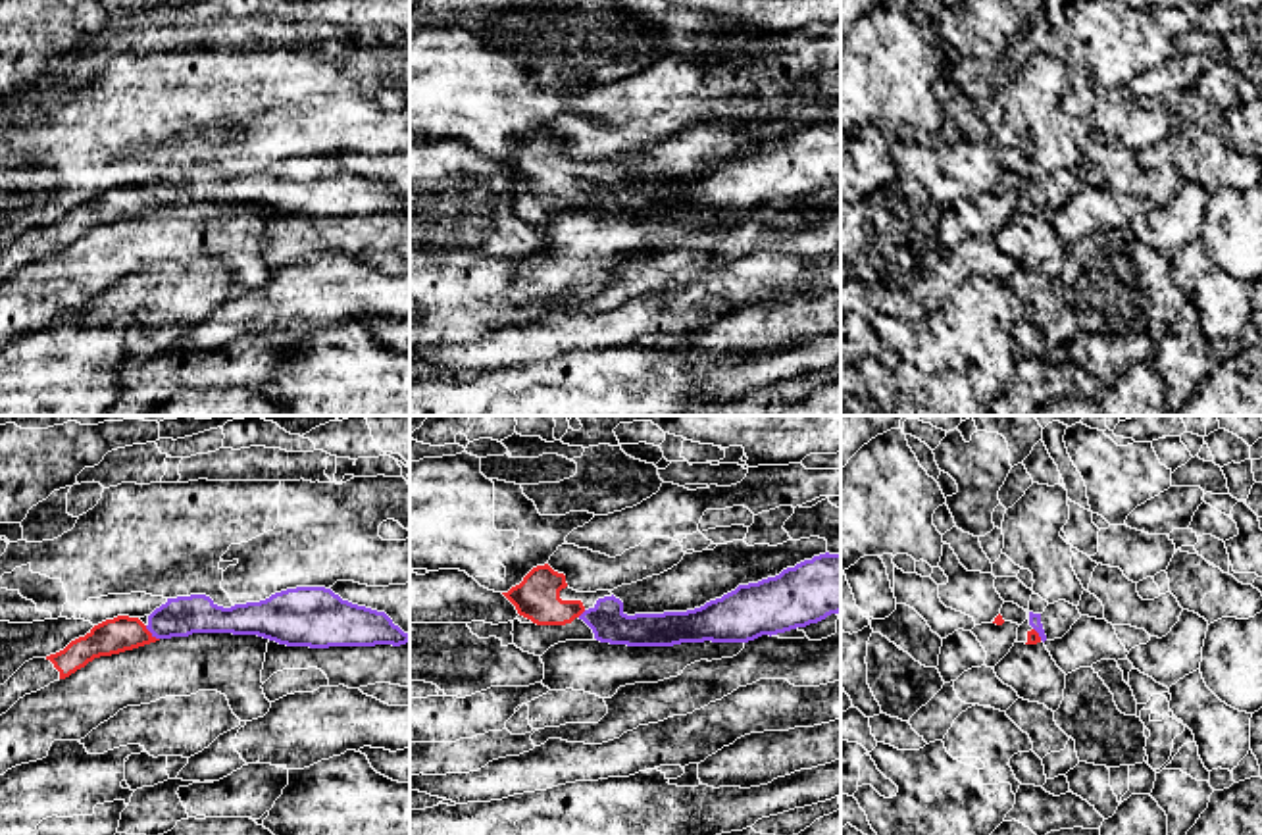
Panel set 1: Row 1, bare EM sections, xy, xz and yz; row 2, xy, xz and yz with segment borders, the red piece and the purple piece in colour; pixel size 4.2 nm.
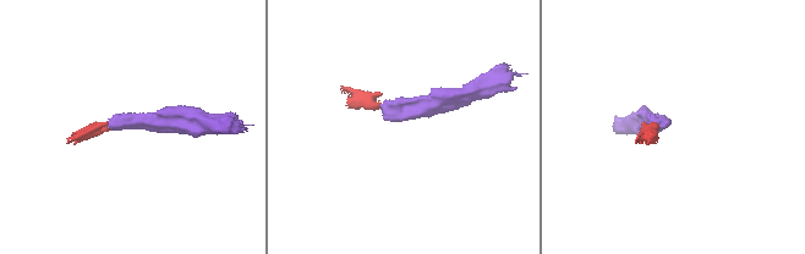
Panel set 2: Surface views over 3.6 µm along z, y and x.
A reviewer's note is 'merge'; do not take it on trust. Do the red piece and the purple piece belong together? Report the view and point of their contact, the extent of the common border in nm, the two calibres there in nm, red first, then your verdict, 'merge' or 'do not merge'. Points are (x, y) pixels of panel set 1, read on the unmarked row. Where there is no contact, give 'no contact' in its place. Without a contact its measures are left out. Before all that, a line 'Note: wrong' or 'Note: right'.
Note: right
contact xy (151, 202); length 90 nm; calibres 150 and 170 nm; merge

